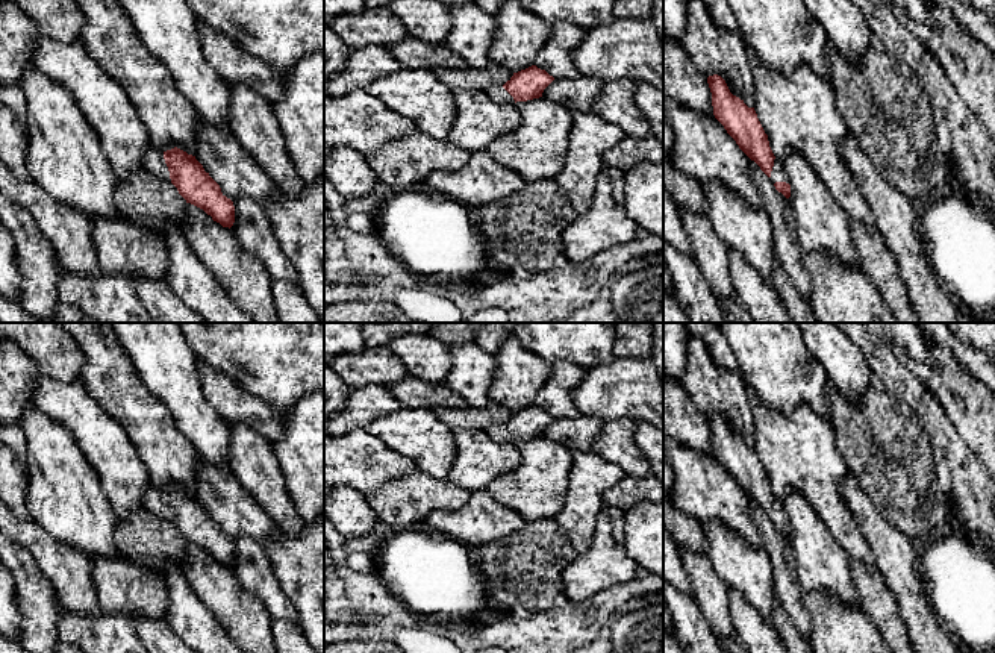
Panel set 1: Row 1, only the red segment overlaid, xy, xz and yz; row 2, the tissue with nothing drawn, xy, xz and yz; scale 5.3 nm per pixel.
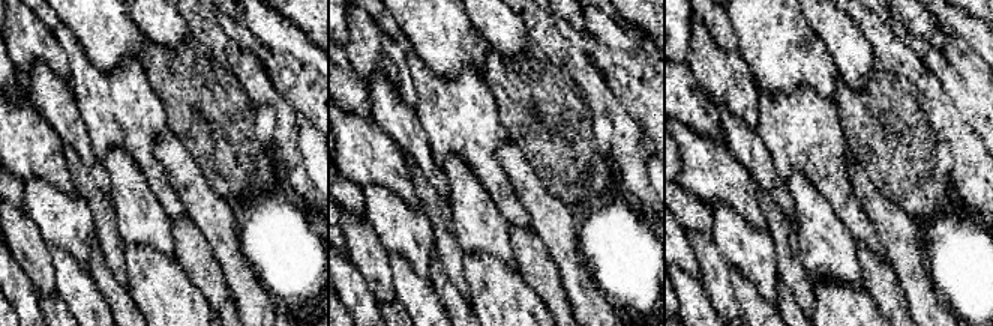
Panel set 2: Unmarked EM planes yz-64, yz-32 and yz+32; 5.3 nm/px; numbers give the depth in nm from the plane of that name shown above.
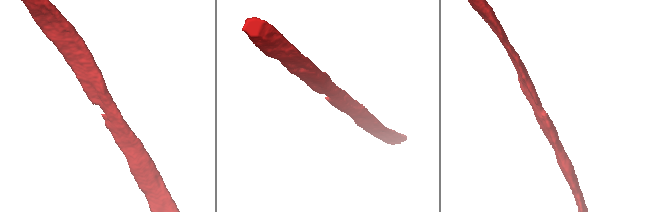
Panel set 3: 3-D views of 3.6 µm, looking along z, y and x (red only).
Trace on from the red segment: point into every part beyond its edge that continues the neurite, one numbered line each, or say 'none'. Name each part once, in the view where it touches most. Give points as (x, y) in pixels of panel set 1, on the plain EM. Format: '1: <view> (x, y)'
1: xy (153, 500)

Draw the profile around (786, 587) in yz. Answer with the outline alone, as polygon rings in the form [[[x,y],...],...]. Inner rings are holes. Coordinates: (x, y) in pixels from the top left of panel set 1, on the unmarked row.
[[[750,497],[748,500],[750,515],[759,530],[762,548],[768,553],[769,565],[774,570],[774,594],[804,639],[810,641],[810,615],[803,605],[803,586],[794,570],[789,539],[775,529],[771,517],[754,500]]]

